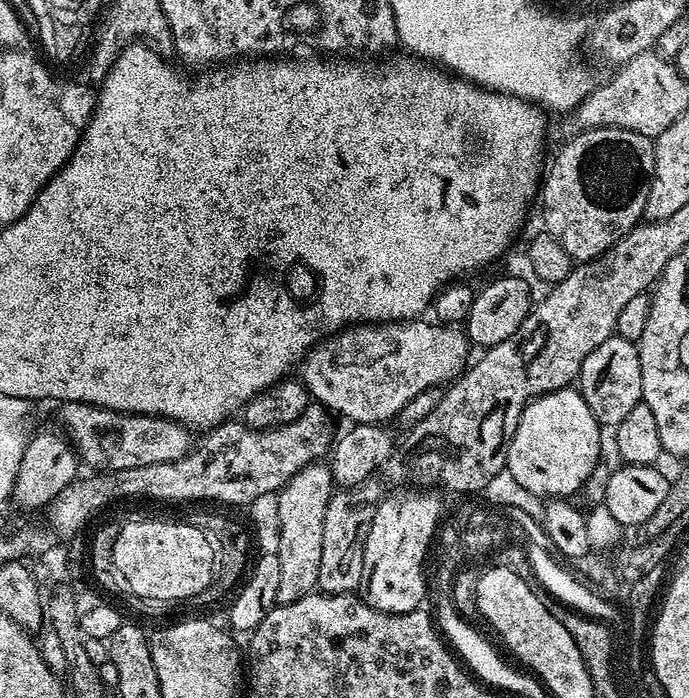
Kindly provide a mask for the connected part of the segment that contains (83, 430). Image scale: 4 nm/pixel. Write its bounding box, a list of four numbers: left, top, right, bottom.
[59,400,193,472]

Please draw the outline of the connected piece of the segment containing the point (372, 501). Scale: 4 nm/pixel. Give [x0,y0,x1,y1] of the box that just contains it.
[317,478,382,596]

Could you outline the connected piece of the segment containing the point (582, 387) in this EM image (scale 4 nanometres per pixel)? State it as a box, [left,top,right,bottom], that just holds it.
[578,334,645,425]

